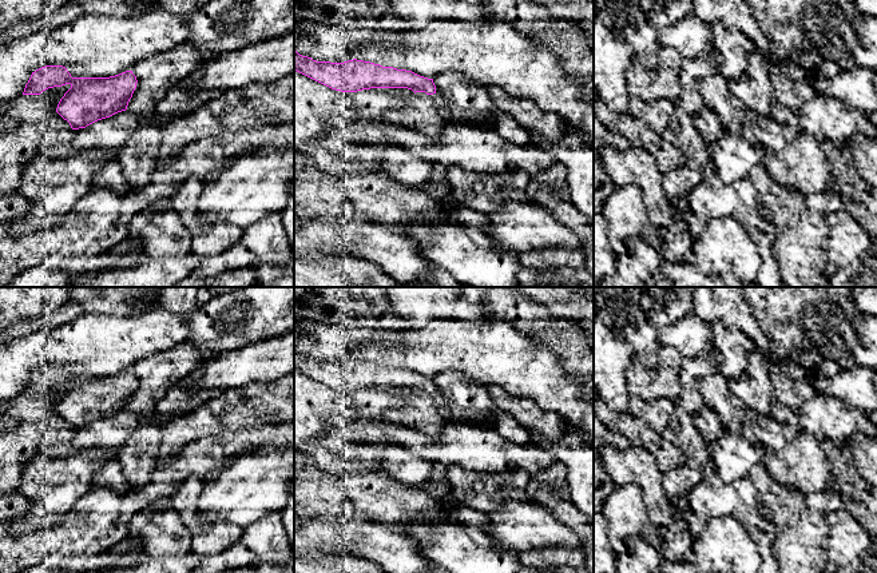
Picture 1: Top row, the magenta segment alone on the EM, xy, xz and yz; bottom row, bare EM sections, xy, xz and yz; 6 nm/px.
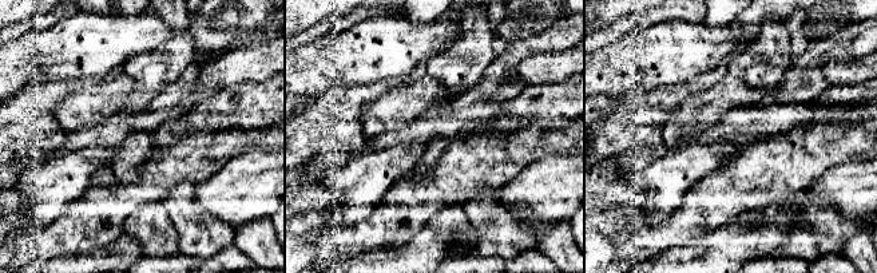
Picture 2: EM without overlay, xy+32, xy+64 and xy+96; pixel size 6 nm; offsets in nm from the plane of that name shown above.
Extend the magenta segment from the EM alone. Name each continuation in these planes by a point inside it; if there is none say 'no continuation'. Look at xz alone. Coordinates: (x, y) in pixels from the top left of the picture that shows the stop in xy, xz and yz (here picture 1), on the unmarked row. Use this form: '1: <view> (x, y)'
1: xz (439, 402)

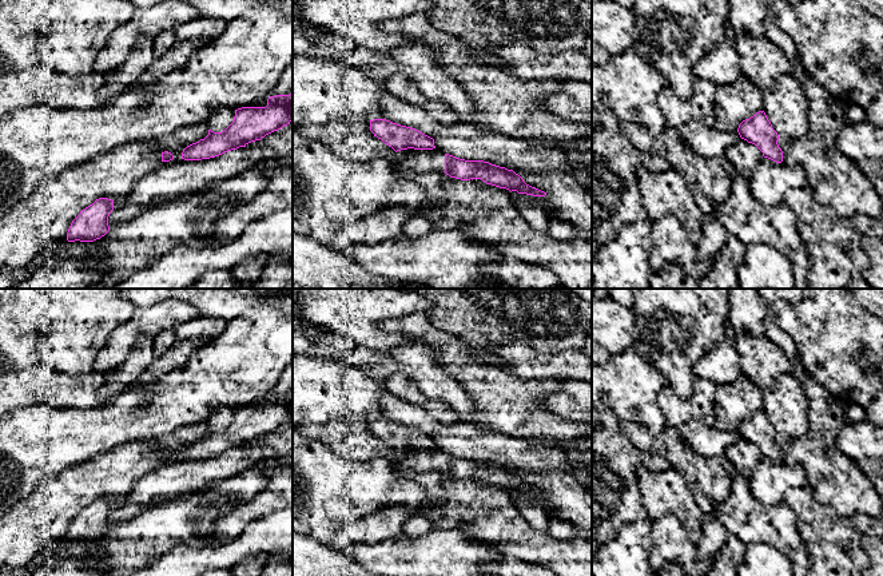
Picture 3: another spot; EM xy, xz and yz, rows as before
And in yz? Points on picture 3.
no continuation

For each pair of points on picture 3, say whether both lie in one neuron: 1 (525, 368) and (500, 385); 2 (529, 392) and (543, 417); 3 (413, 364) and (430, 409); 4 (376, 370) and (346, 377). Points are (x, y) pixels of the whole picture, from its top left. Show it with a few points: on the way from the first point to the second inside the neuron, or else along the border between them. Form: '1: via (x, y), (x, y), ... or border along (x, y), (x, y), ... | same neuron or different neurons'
1: border along (501, 368), (522, 378), (544, 380) | different neurons
2: via (529, 398), (529, 404), (536, 410) | same neuron
3: border along (428, 397), (444, 400), (456, 413) | different neurons
4: border along (337, 361), (356, 366), (373, 378), (384, 381) | different neurons

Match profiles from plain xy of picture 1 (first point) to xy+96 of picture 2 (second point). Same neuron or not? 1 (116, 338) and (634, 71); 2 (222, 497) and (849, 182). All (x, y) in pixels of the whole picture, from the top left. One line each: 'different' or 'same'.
1: same
2: same

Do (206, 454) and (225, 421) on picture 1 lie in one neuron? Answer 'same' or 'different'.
different

